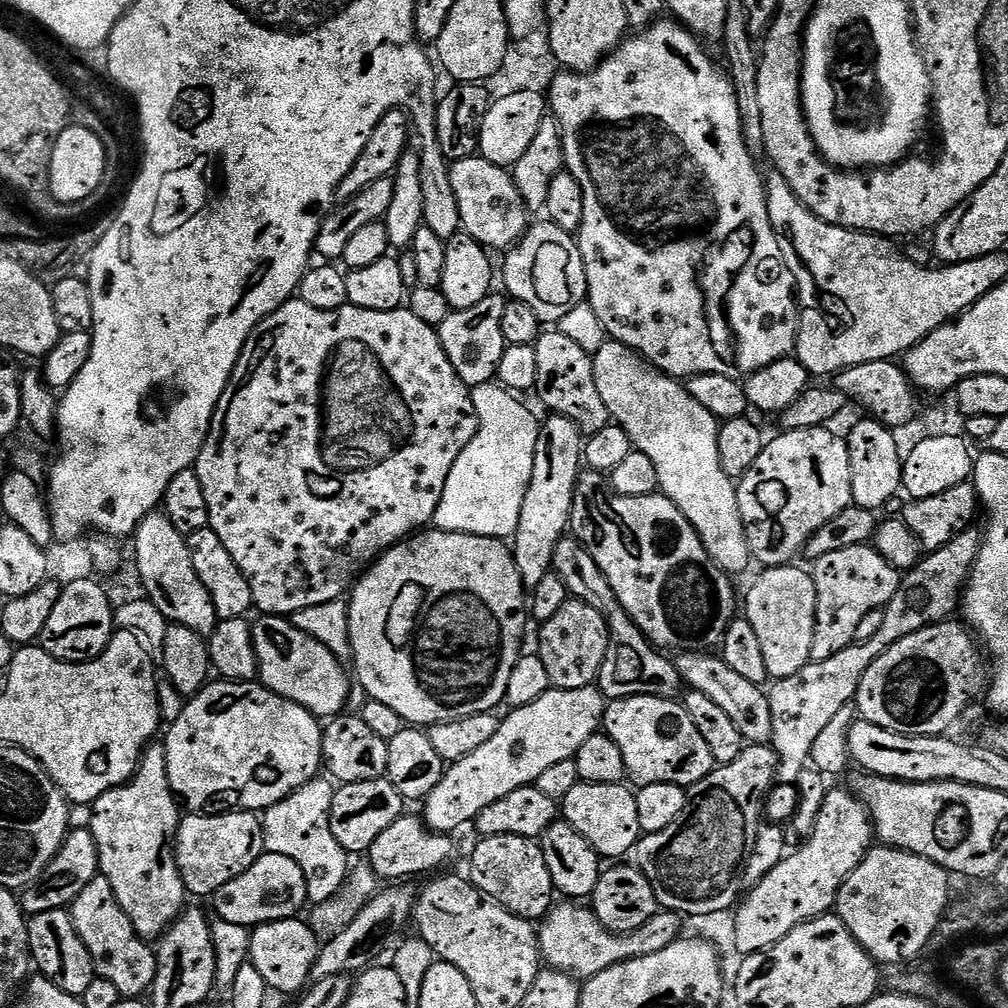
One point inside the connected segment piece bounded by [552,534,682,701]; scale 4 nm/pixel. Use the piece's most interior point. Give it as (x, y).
(633, 667)

